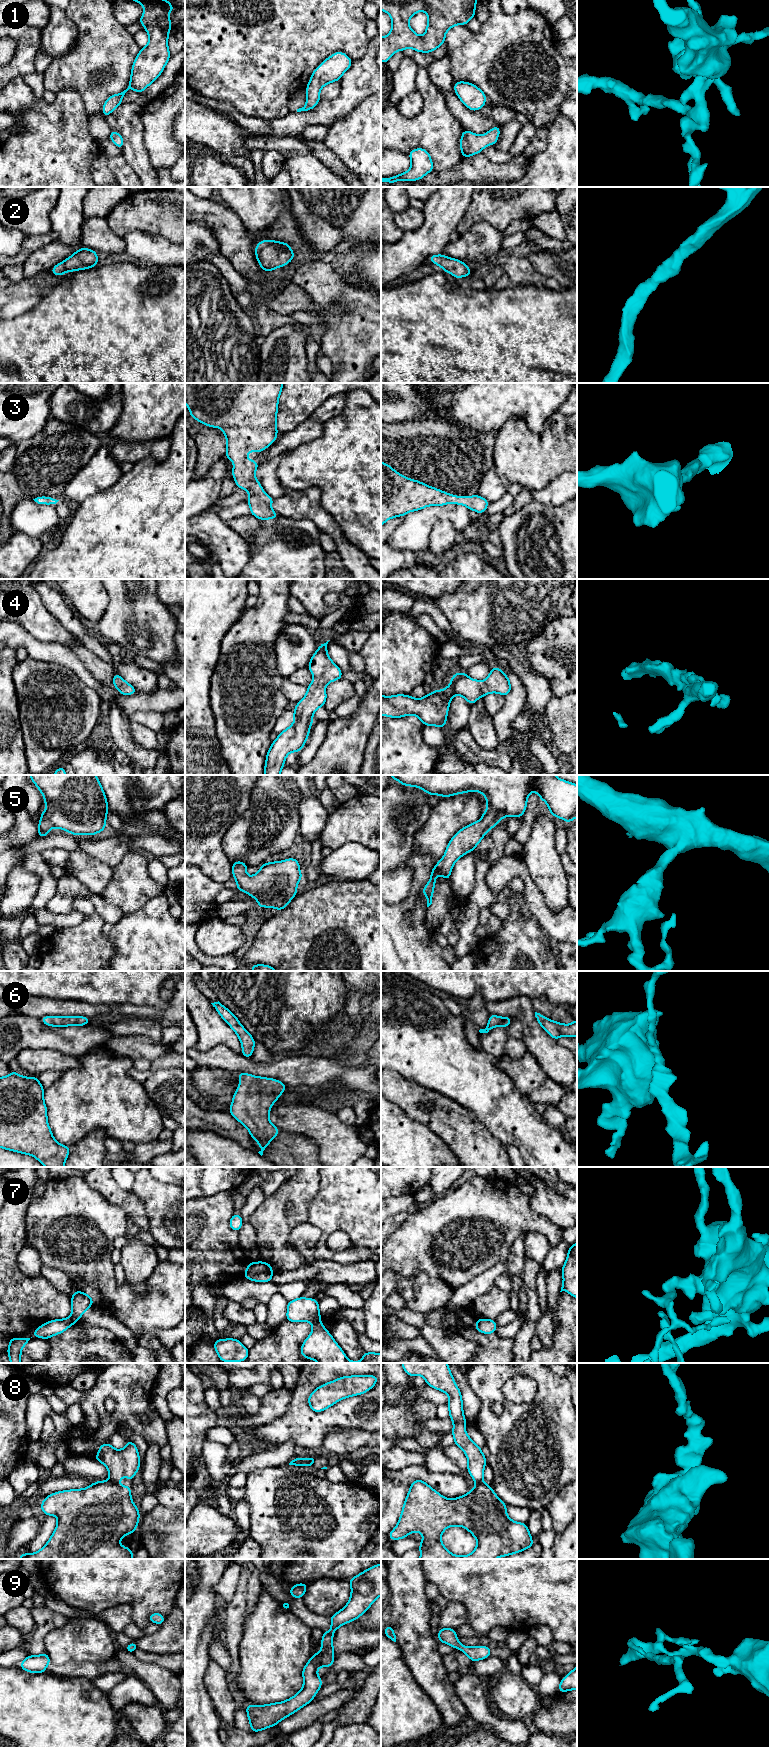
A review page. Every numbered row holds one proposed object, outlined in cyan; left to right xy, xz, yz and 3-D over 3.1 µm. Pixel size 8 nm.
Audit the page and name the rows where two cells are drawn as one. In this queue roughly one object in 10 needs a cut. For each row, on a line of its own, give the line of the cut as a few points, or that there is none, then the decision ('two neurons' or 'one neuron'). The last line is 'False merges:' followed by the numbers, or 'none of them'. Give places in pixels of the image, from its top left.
1: no cut | one neuron
2: no cut | one neuron
3: no cut | one neuron
4: no cut | one neuron
5: no cut | one neuron
6: no cut | one neuron
7: no cut | one neuron
8: no cut | one neuron
9: no cut | one neuron
False merges: none of them

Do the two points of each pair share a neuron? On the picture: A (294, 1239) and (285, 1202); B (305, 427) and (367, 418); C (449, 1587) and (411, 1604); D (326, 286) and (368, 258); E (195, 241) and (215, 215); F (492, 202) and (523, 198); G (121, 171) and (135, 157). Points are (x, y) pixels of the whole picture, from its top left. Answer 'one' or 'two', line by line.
A: two
B: two
C: two
D: two
E: two
F: one
G: two

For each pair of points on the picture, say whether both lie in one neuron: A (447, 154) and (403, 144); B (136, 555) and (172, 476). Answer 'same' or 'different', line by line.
A: same
B: same

